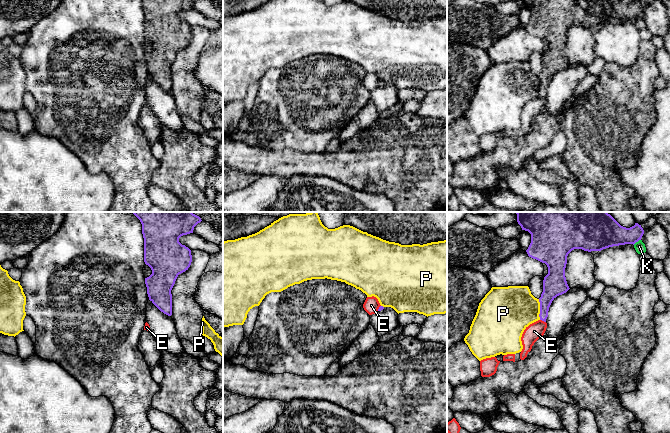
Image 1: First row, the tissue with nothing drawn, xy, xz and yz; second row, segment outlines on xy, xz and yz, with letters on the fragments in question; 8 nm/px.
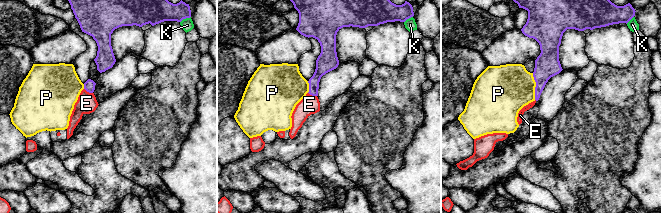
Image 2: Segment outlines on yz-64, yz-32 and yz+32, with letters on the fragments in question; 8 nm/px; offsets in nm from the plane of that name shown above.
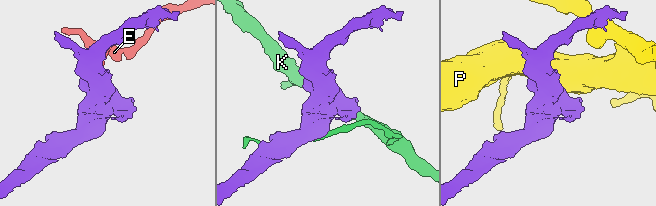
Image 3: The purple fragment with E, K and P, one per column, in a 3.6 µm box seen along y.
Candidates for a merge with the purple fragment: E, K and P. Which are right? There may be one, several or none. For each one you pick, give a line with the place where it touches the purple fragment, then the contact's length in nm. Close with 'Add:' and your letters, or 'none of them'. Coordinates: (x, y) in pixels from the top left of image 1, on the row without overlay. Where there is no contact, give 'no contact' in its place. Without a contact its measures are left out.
Add: none of them

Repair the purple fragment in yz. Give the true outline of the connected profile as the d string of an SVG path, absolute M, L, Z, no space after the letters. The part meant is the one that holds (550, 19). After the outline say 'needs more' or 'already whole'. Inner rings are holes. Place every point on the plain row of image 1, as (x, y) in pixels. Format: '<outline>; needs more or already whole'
M620 0L519 1L522 6L531 10L531 19L526 26L528 32L548 43L548 50L543 56L543 68L539 74L539 93L544 98L552 77L570 65L565 53L565 44L567 32L572 26L591 28L625 20L634 21L644 10L639 0L630 4Z; already whole

